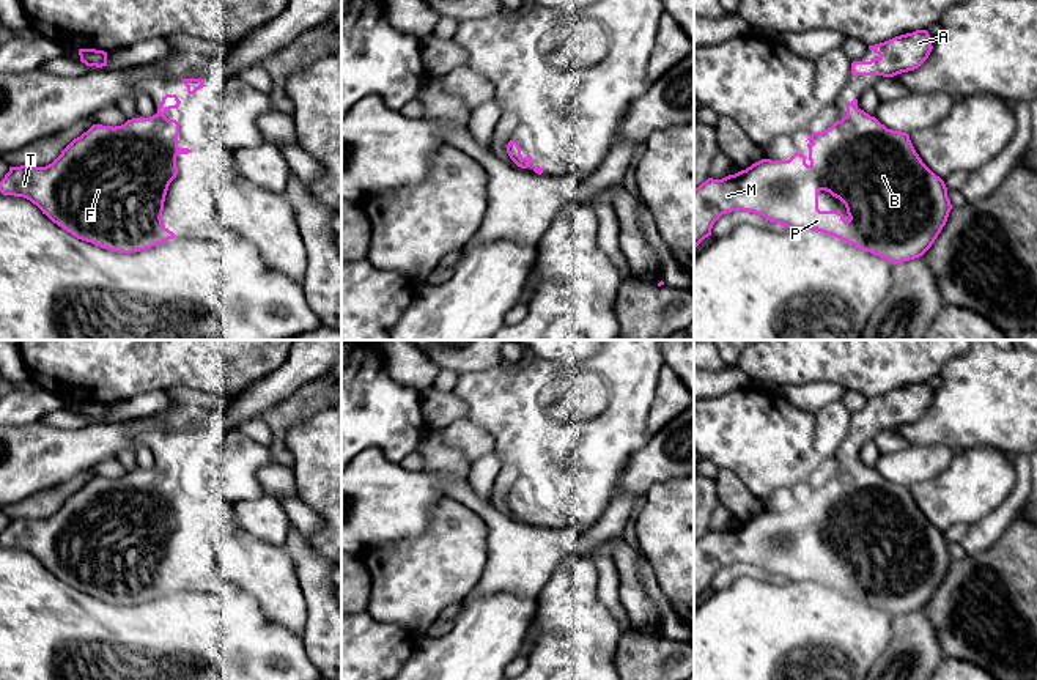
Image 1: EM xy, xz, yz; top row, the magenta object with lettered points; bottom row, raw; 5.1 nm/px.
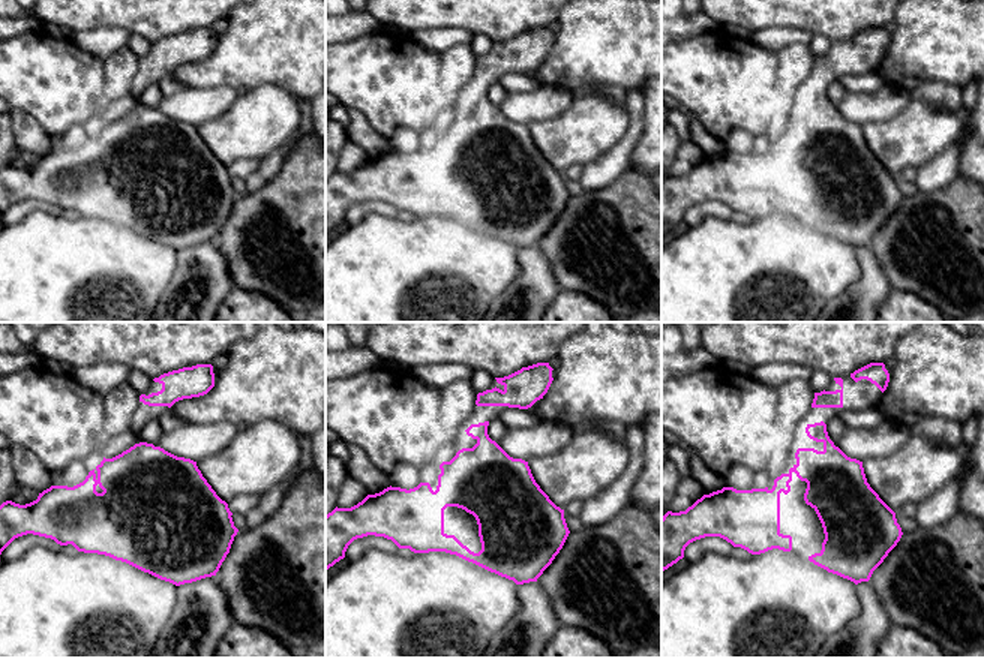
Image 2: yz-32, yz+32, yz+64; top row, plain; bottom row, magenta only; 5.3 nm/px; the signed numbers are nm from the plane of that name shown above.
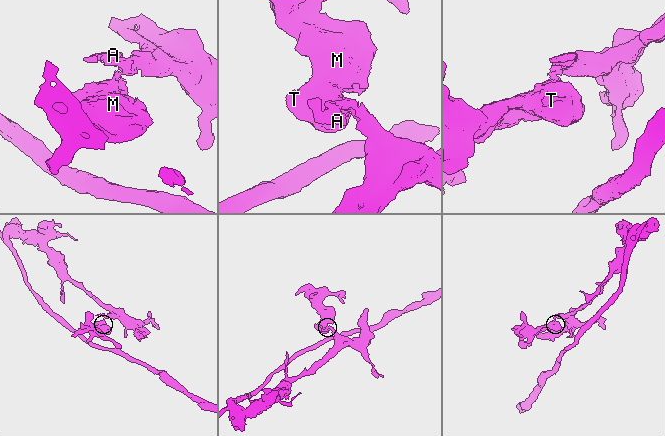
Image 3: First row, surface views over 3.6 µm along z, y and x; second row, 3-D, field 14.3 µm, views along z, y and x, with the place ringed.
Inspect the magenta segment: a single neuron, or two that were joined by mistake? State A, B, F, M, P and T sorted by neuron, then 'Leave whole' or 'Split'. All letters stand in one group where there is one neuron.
Groups: A B F M P T. Leave whole

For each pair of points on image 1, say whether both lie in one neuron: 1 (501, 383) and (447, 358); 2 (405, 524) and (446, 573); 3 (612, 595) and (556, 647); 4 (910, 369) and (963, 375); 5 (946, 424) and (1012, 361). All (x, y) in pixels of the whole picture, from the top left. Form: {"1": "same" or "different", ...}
{"1": "different", "2": "different", "3": "different", "4": "different", "5": "same"}

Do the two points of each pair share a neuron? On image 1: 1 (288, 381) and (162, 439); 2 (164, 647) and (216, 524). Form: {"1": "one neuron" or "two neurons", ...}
{"1": "two neurons", "2": "one neuron"}

